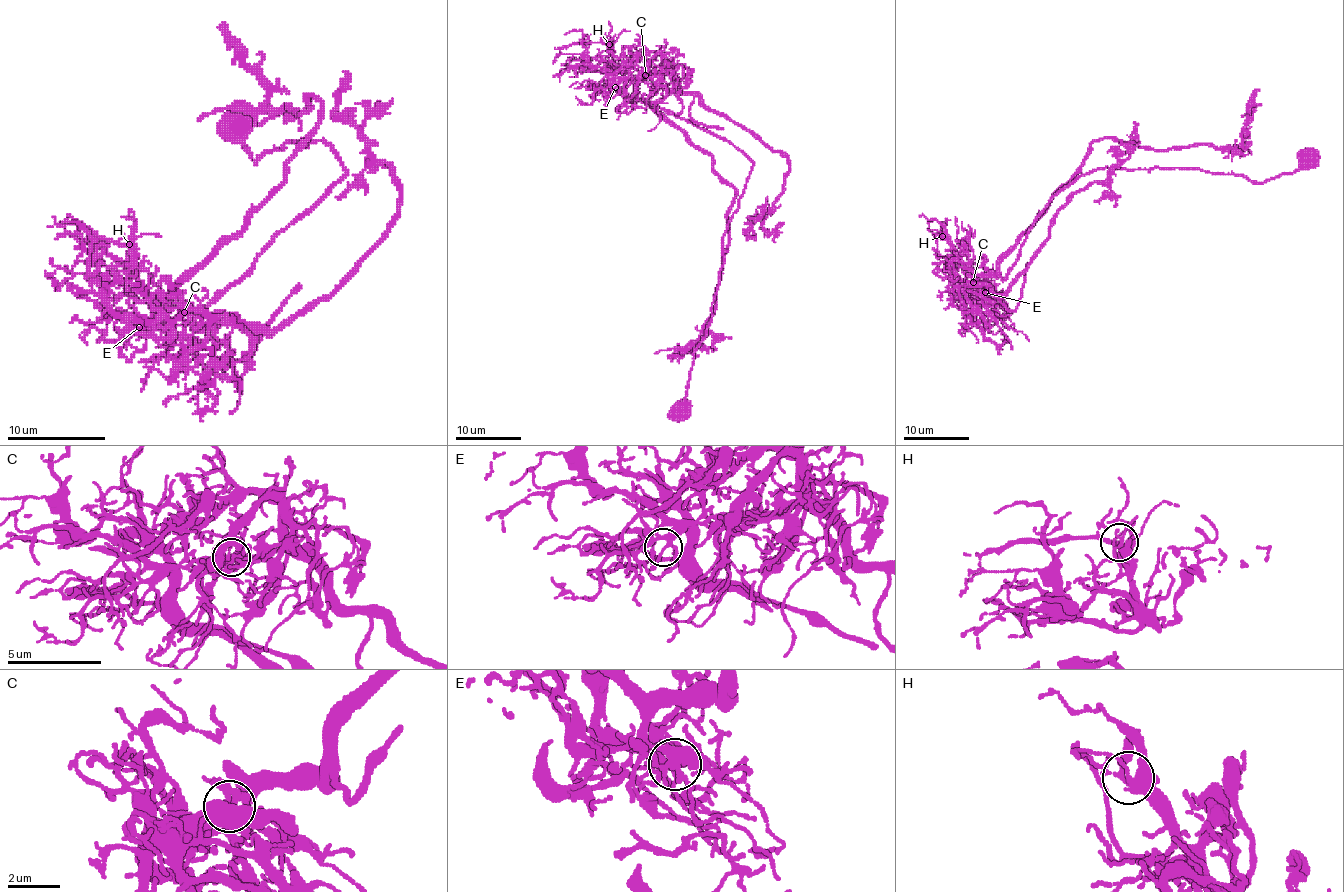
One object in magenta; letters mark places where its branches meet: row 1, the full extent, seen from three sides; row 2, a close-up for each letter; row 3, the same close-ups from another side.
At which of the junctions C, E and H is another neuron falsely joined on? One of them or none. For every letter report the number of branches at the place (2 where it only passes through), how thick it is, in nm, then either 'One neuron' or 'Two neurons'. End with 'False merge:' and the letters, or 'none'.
C: Branches: 5. Thickness 280 nm. Two neurons
E: Branches: 7. Thickness 240 nm. One neuron
H: Branches: 4. Thickness 360 nm. One neuron
False merge: C

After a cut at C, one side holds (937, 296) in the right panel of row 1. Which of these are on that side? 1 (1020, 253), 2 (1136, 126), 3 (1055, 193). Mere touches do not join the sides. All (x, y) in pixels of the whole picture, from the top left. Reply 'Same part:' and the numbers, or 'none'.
Same part: 2

